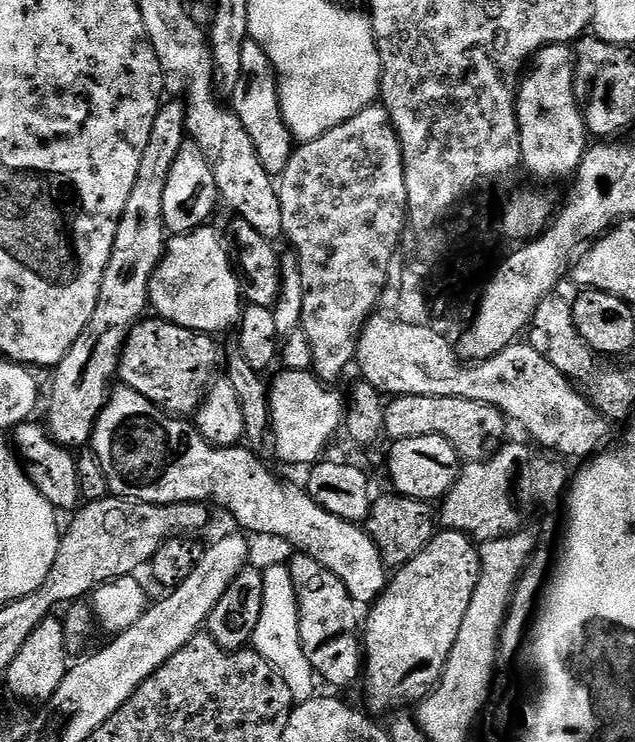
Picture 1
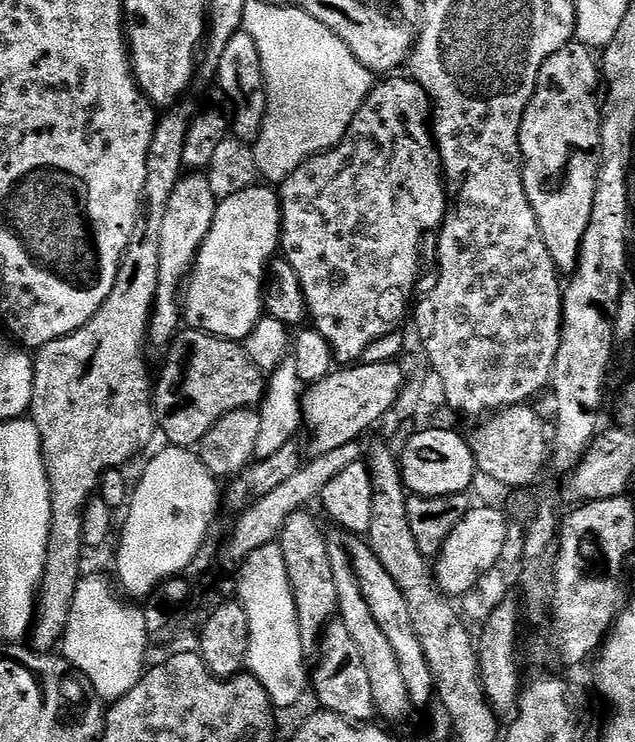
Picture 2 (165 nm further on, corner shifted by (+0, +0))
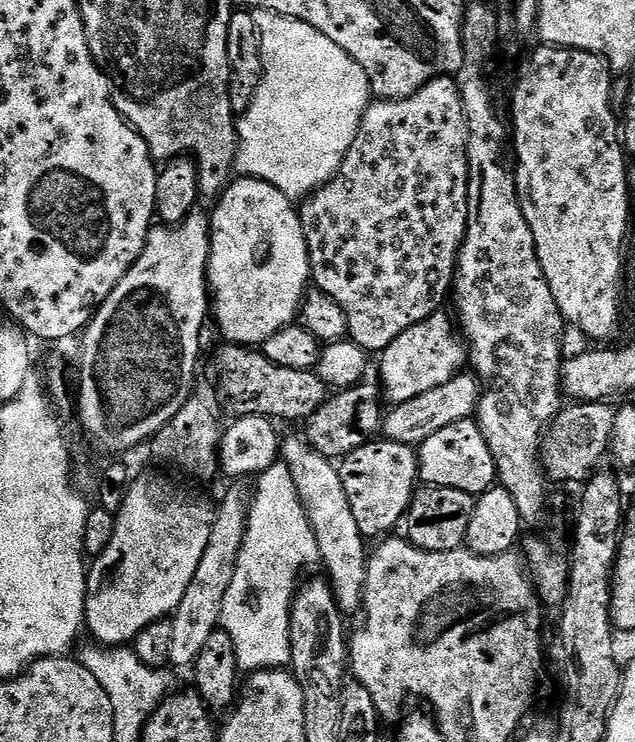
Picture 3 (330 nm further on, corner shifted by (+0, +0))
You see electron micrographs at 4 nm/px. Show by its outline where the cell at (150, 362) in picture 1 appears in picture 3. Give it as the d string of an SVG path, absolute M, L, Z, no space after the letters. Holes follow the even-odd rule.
M225 343L223 347L217 350L216 357L212 360L216 367L215 387L218 389L223 411L232 412L233 417L266 416L273 422L306 422L330 395L330 389L314 370L286 370L286 366L274 366L274 362L270 362L263 351L252 346Z

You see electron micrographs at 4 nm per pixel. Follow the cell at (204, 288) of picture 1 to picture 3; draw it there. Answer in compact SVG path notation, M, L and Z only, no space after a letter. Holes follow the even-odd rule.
M252 176L233 179L215 204L216 209L210 212L212 245L208 255L210 312L214 320L216 316L216 324L227 343L262 346L299 317L304 294L310 287L312 271L300 213L282 190Z

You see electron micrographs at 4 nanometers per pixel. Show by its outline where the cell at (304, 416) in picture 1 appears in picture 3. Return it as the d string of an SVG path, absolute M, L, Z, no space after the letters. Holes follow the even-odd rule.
M447 311L435 312L422 322L410 326L390 346L379 353L380 380L382 396L389 405L410 402L410 398L418 398L418 394L426 394L426 390L434 390L434 386L442 386L442 382L450 382L466 364L466 345L458 335L457 325L446 314Z

